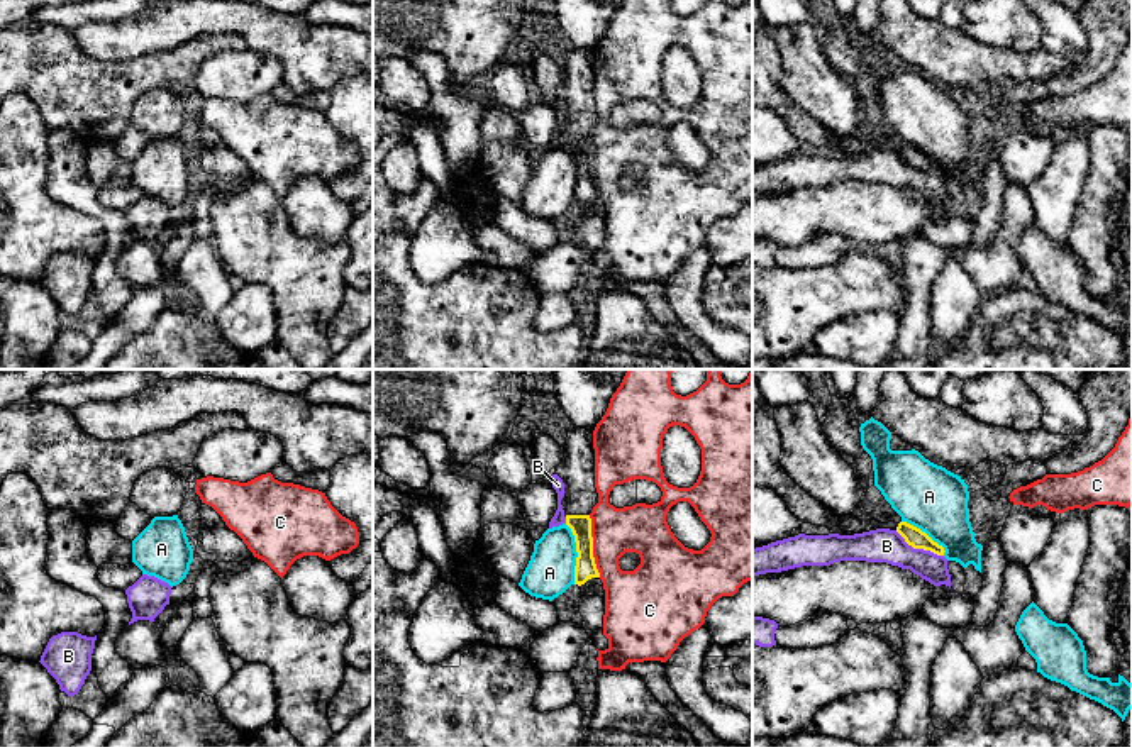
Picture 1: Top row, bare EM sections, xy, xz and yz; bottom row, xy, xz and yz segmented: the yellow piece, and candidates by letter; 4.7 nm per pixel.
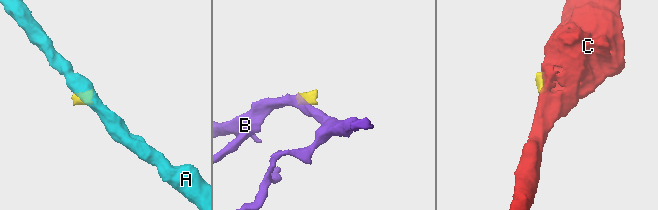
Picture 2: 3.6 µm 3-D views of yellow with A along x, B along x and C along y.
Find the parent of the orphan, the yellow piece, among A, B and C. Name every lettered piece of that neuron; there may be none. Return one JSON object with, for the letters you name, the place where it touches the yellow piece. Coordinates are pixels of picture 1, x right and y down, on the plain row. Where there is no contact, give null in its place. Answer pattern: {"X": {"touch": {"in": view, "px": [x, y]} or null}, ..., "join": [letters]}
{"join": []}

